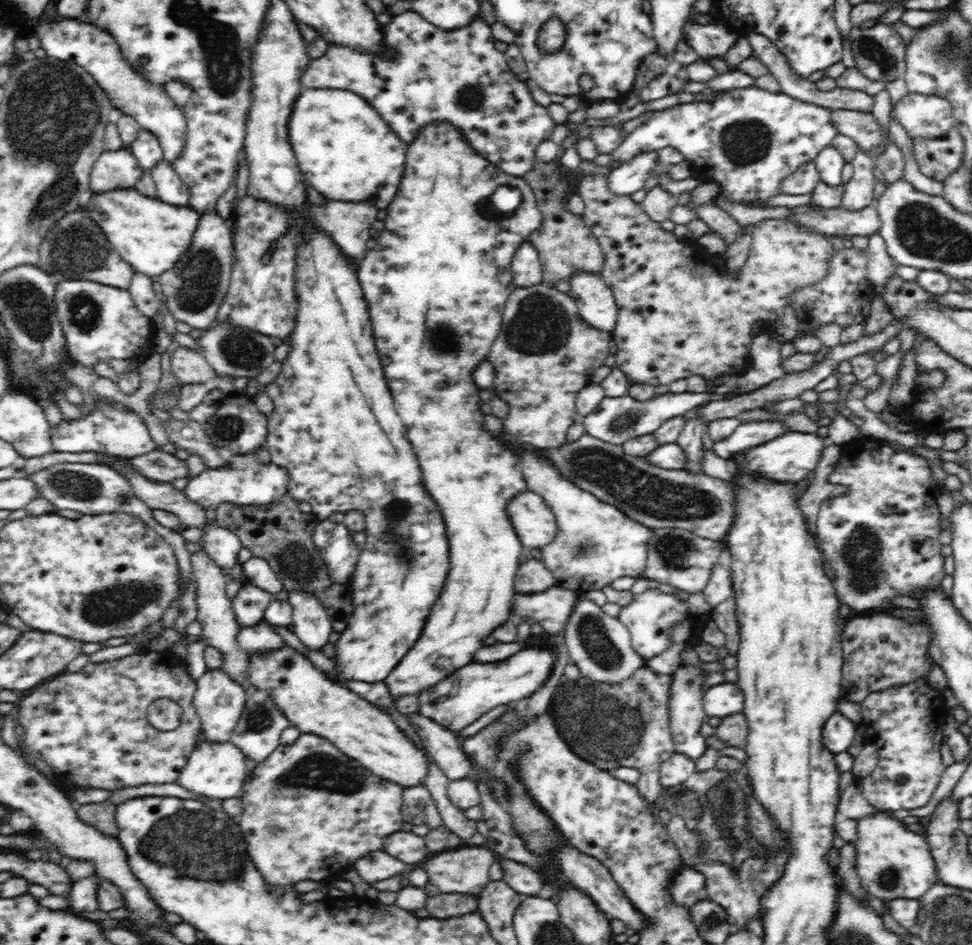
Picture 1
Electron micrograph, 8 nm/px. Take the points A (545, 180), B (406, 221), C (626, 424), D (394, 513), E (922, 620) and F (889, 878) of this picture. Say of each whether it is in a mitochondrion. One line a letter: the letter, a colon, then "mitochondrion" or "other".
A: mitochondrion
B: other
C: mitochondrion
D: mitochondrion
E: other
F: mitochondrion

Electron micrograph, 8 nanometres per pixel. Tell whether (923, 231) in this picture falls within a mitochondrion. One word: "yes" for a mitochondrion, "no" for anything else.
yes

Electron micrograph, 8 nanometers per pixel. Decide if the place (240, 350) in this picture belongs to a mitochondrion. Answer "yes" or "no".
yes

